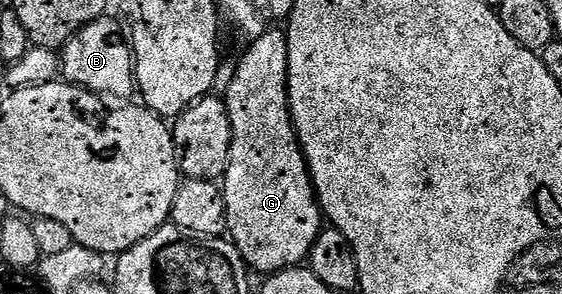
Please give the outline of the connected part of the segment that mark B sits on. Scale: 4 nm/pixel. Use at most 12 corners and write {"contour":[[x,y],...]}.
{"contour":[[95,19],[61,51],[61,75],[107,95],[136,90],[125,27]]}

